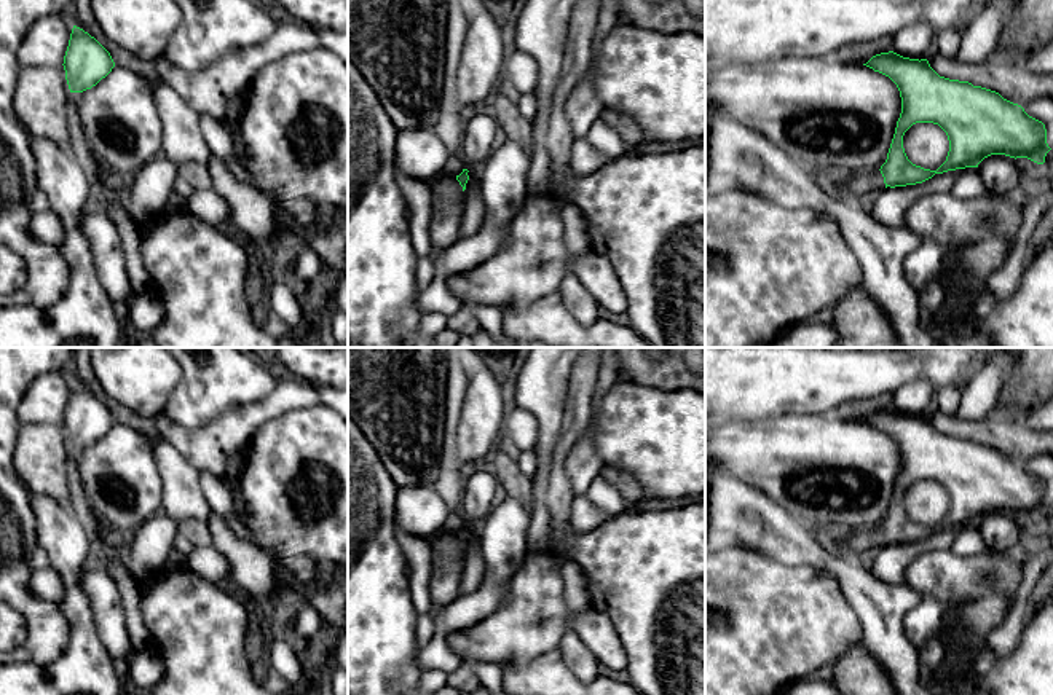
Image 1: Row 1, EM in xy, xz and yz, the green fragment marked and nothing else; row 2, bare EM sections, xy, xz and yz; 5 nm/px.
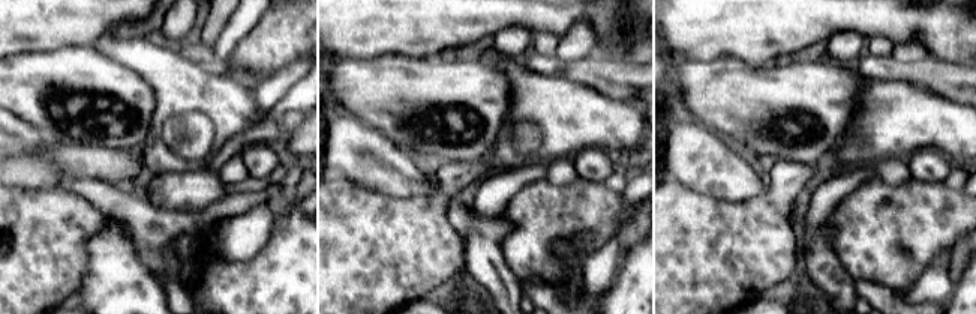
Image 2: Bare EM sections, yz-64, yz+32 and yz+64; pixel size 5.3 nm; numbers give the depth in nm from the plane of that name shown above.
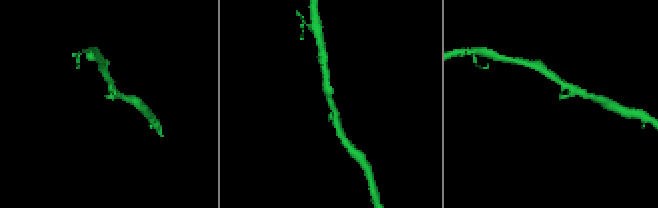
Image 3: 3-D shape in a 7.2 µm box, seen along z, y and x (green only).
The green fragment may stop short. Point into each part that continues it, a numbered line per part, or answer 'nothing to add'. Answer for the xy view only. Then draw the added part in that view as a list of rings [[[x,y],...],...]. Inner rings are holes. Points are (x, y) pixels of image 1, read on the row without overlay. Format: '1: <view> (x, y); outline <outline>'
nothing to add

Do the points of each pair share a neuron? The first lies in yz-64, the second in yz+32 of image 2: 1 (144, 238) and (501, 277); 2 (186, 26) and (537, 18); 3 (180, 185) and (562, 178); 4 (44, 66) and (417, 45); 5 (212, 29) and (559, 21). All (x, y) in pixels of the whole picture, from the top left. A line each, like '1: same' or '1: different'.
1: same
2: different
3: different
4: different
5: different

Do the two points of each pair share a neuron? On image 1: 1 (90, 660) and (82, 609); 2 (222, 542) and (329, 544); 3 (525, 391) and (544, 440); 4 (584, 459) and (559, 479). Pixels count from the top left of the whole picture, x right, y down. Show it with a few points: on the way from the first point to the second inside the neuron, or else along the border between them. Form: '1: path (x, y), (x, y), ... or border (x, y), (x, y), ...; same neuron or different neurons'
1: path (85, 647), (82, 622); same neuron
2: border (252, 542), (272, 558); different neurons
3: path (538, 404), (546, 412), (546, 427); same neuron
4: border (578, 439), (563, 464), (563, 472), (573, 494); different neurons

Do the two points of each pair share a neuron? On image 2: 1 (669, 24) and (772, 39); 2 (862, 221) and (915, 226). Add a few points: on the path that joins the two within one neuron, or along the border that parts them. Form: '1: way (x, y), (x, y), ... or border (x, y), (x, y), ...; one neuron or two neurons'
1: way (694, 24), (747, 24); one neuron
2: way (876, 226), (901, 226); one neuron

